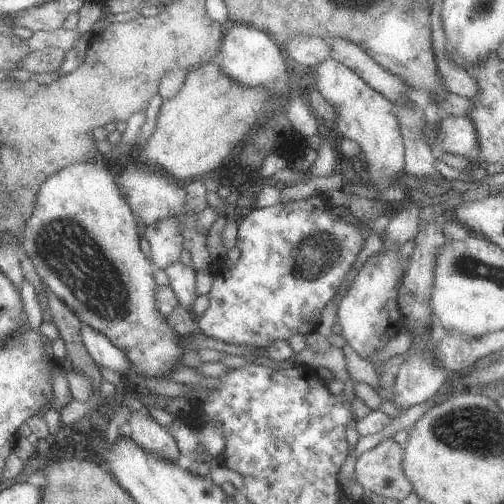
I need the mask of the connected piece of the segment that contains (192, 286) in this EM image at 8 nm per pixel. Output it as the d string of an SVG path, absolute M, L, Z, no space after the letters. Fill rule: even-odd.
M178 261L166 266L164 274L168 276L168 286L176 292L179 303L188 312L193 313L194 304L198 298L195 280L196 270L192 266L186 266L182 261Z

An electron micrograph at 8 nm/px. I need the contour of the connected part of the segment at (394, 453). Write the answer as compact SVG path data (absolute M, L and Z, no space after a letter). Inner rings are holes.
M391 437L360 454L354 470L355 482L384 499L404 500L413 492L412 482L402 470L404 447Z

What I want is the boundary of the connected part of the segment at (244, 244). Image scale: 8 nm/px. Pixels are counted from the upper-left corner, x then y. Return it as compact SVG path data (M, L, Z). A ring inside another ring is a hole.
M309 197L286 203L278 203L269 207L254 208L250 211L250 214L237 226L237 247L241 252L238 262L234 266L228 266L223 259L219 263L212 261L209 264L210 268L212 268L212 273L214 273L214 284L212 284L212 288L208 293L211 301L208 309L202 315L197 316L195 322L196 329L201 334L205 334L208 338L214 338L214 340L224 342L224 344L245 344L254 348L266 348L276 340L287 341L294 334L307 335L316 330L319 322L318 318L320 318L322 310L337 294L338 288L344 280L344 276L348 274L348 271L352 268L354 262L356 262L356 258L360 250L364 248L364 242L366 240L357 221L350 221L346 220L346 218L336 216L330 210L330 206L324 206L324 204L326 204L324 200Z

